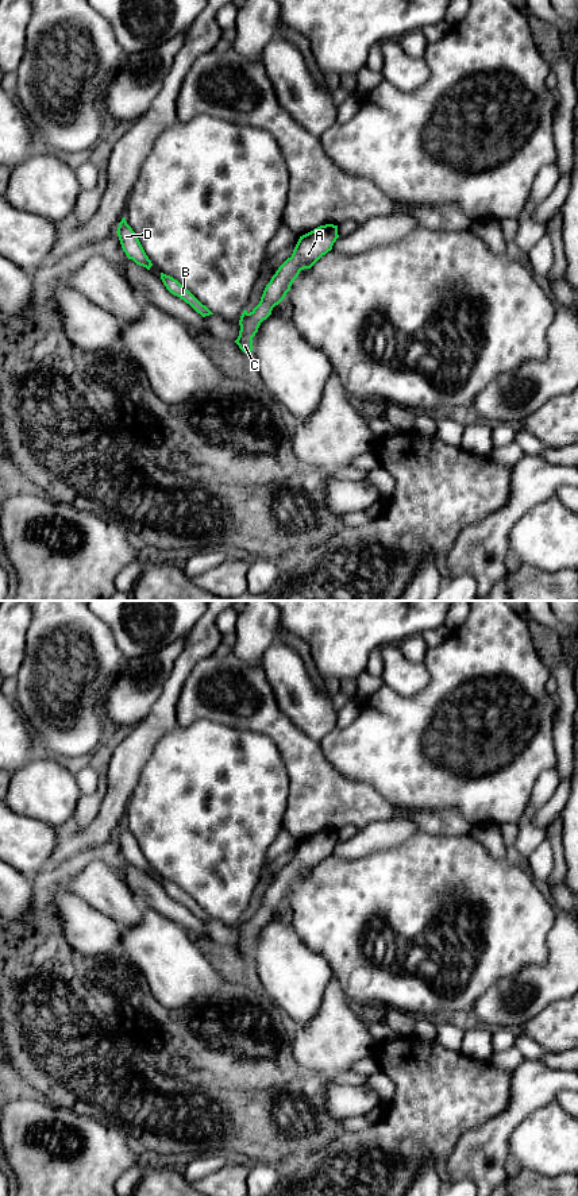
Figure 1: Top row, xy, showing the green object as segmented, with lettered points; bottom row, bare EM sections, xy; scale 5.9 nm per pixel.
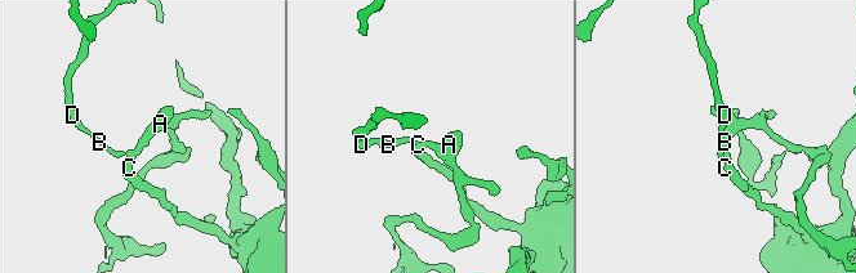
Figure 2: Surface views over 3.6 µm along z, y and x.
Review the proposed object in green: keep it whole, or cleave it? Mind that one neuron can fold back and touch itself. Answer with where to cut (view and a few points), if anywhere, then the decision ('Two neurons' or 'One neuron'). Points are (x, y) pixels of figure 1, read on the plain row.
Split along xy (247, 918), (241, 922). Two neurons

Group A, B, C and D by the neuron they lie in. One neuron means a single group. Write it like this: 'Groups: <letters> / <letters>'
Groups: A C / B D

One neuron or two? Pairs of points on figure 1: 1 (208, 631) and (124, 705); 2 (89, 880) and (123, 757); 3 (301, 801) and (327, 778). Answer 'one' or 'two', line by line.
1: two
2: two
3: one

